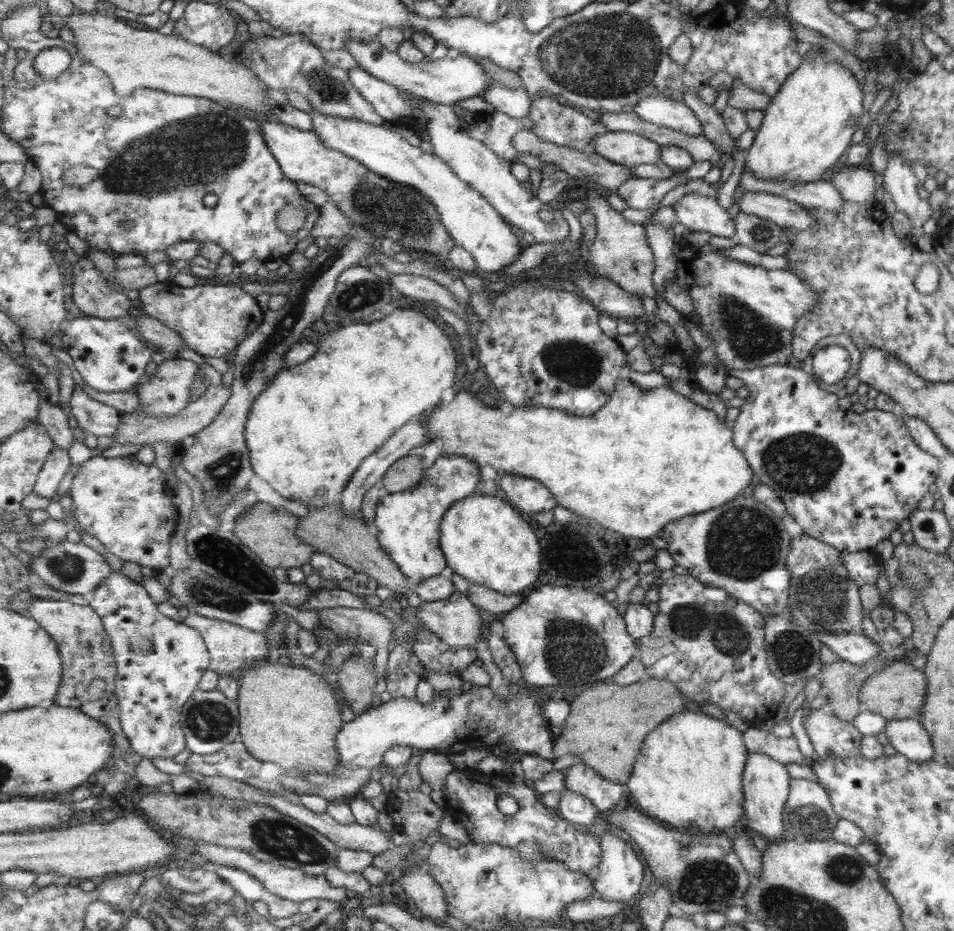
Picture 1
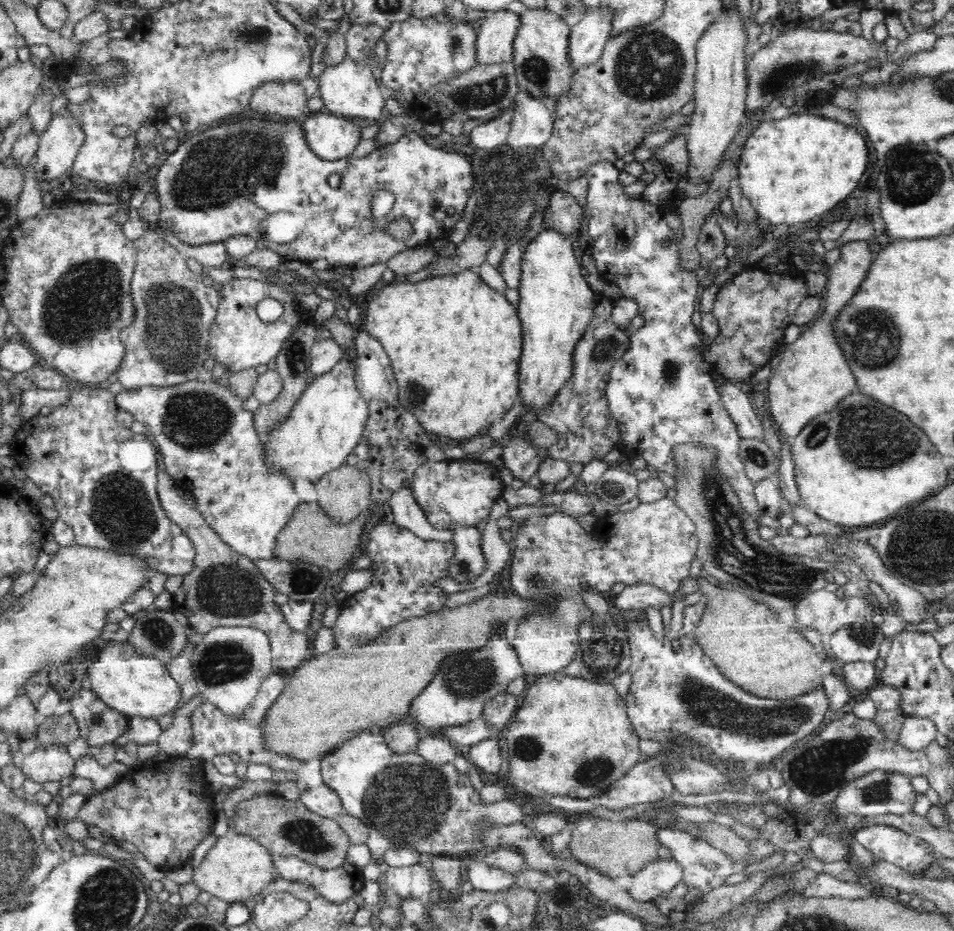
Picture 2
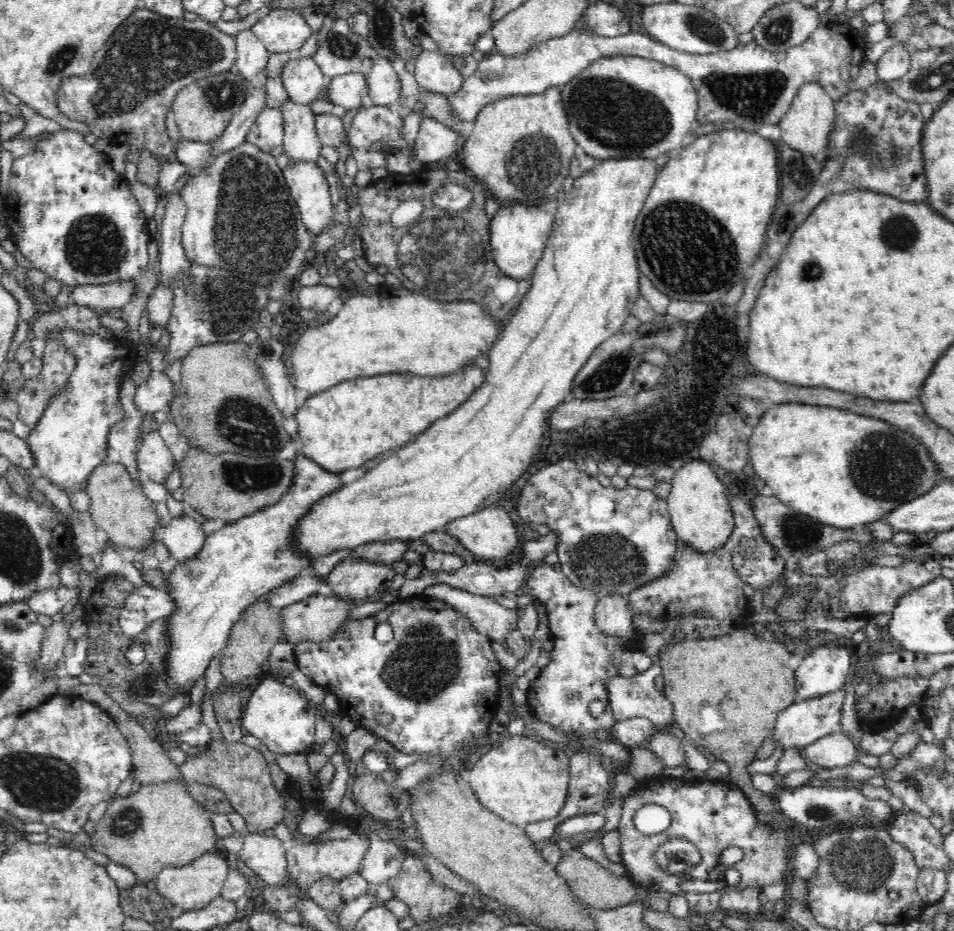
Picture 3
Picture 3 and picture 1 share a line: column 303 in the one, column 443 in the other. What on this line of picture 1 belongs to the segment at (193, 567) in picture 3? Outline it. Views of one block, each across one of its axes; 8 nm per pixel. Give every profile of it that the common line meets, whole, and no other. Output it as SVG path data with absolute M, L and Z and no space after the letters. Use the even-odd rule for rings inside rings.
M443 453L433 466L427 468L425 478L421 480L418 488L408 492L387 493L382 498L377 510L374 529L376 530L381 547L397 562L404 576L410 579L410 588L414 591L417 585L448 573L448 561L445 559L444 550L440 542L442 521L449 508L453 507L453 504L475 495L479 480L481 480L481 467L479 467L477 461L473 461L473 459L469 459L463 455Z

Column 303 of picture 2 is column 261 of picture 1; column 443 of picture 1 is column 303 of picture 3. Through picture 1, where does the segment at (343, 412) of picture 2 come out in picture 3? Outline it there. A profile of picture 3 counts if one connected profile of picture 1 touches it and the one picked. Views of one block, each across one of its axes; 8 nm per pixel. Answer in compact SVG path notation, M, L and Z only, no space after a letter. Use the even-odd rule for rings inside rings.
M410 292L406 296L390 296L390 294L372 294L372 296L350 296L348 300L339 302L335 308L335 312L329 322L326 324L310 324L308 329L293 344L291 358L286 362L287 374L294 383L294 388L308 392L308 398L319 395L321 392L328 391L328 388L336 386L336 384L344 383L344 380L352 380L358 378L373 377L376 375L388 375L389 373L412 372L416 376L446 376L446 372L456 372L458 368L462 368L462 364L473 364L481 354L487 354L494 344L495 337L498 336L500 328L490 315L486 315L486 311L482 311L482 305L472 301L457 301L458 304L452 302L438 302L432 300L428 296L422 296L420 292Z

